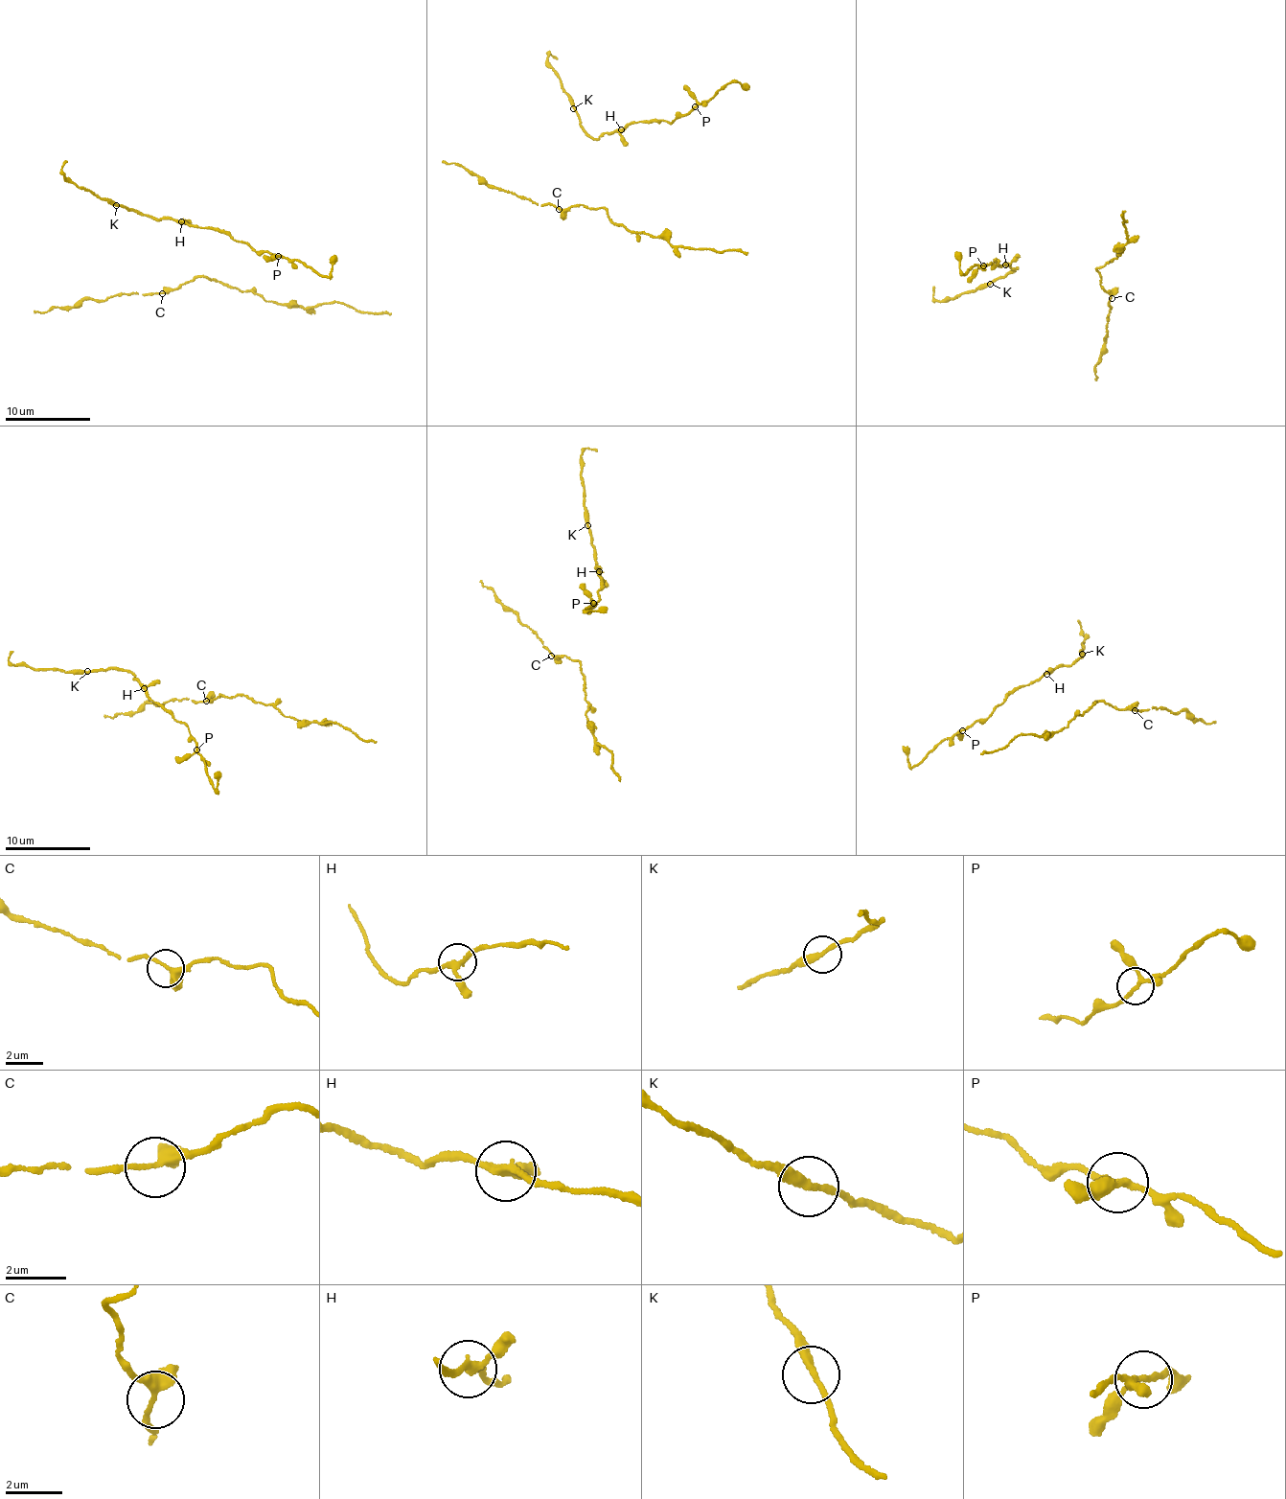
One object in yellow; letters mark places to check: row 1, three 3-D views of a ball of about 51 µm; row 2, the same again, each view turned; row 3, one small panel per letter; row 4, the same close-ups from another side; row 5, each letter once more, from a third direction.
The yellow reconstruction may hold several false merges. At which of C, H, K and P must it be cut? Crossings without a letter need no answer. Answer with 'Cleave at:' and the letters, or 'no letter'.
Cleave at: no letter

